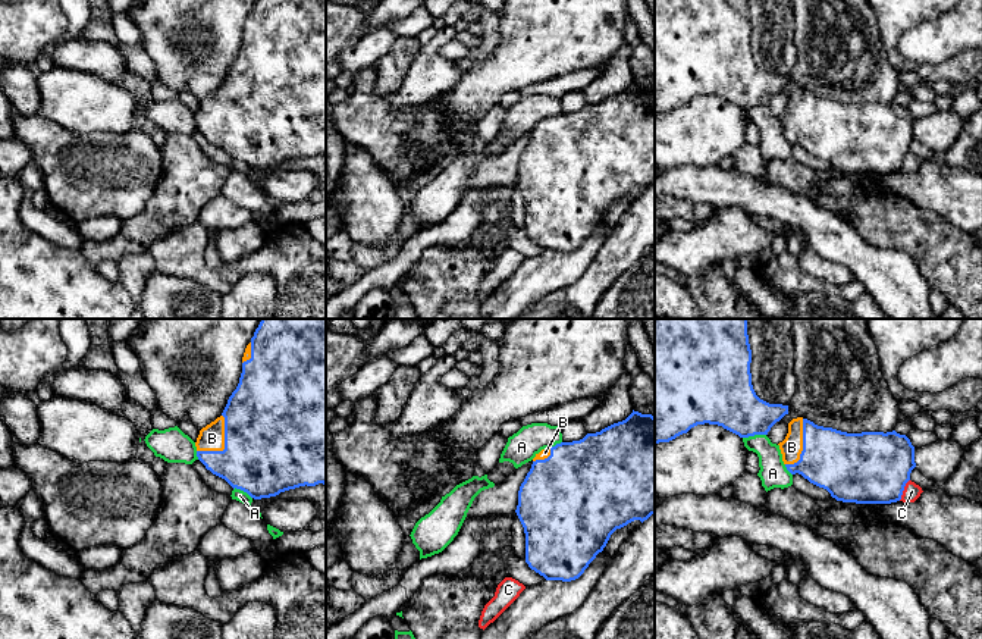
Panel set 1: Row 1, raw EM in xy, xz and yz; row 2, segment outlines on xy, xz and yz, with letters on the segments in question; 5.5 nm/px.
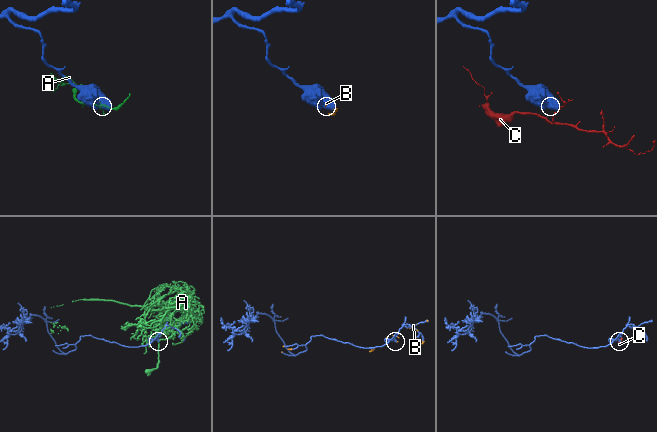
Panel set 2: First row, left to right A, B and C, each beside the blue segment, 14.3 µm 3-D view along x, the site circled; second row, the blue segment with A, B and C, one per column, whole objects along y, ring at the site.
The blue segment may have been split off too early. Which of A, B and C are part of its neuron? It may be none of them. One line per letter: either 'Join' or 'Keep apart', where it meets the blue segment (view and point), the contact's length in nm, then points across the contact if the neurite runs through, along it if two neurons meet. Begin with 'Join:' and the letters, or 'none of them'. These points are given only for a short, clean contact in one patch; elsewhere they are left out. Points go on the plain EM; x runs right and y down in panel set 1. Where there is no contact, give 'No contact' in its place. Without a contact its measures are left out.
Join: B
A: Keep apart. Touches blue at yz (753, 106). Shared border 130 nm
B: Join. Touches blue at xy (225, 116). Shared border 240 nm
C: Keep apart. Touches blue at yz (903, 160). Shared border 130 nm. Boundary: yz (909, 150), (899, 171)

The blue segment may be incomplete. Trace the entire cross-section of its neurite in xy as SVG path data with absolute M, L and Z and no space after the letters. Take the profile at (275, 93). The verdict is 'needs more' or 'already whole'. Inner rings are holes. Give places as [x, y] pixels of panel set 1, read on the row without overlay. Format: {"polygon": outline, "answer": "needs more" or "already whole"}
{"polygon": "M255 0L242 28L242 44L236 60L229 68L222 87L200 101L195 118L197 128L207 141L254 170L276 167L305 156L326 156L326 0Z", "answer": "needs more"}

